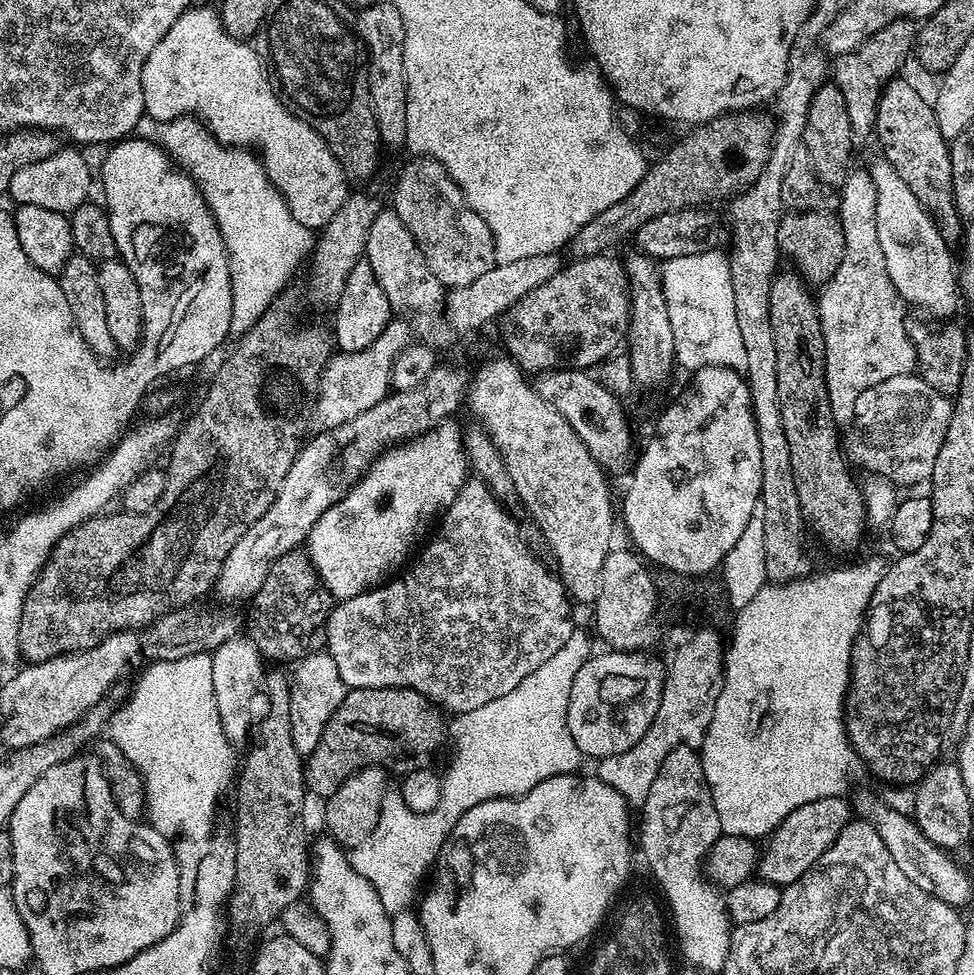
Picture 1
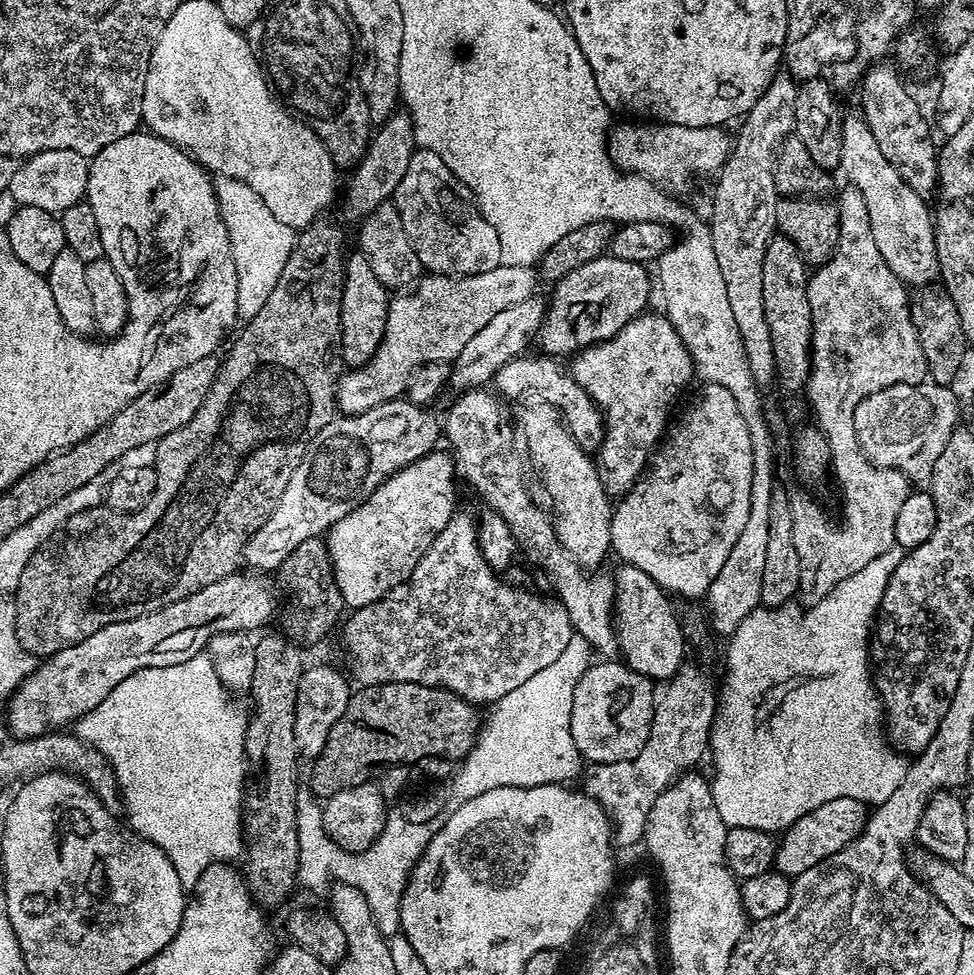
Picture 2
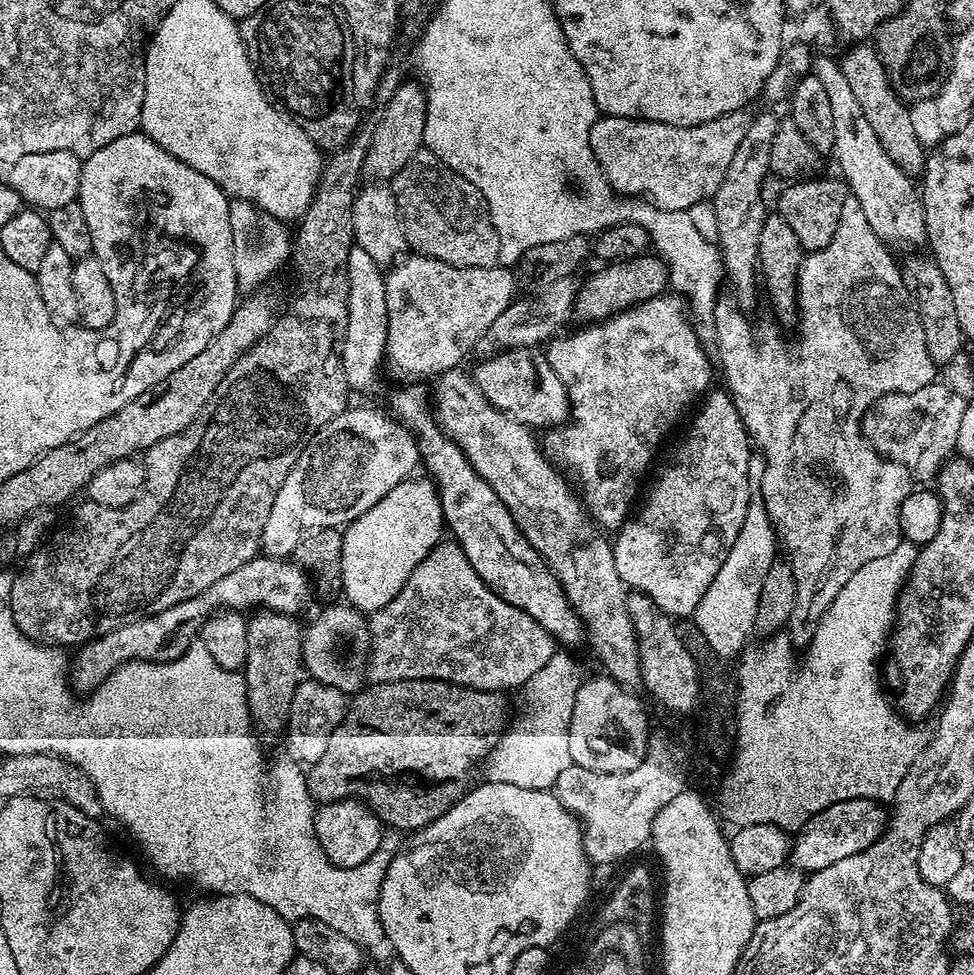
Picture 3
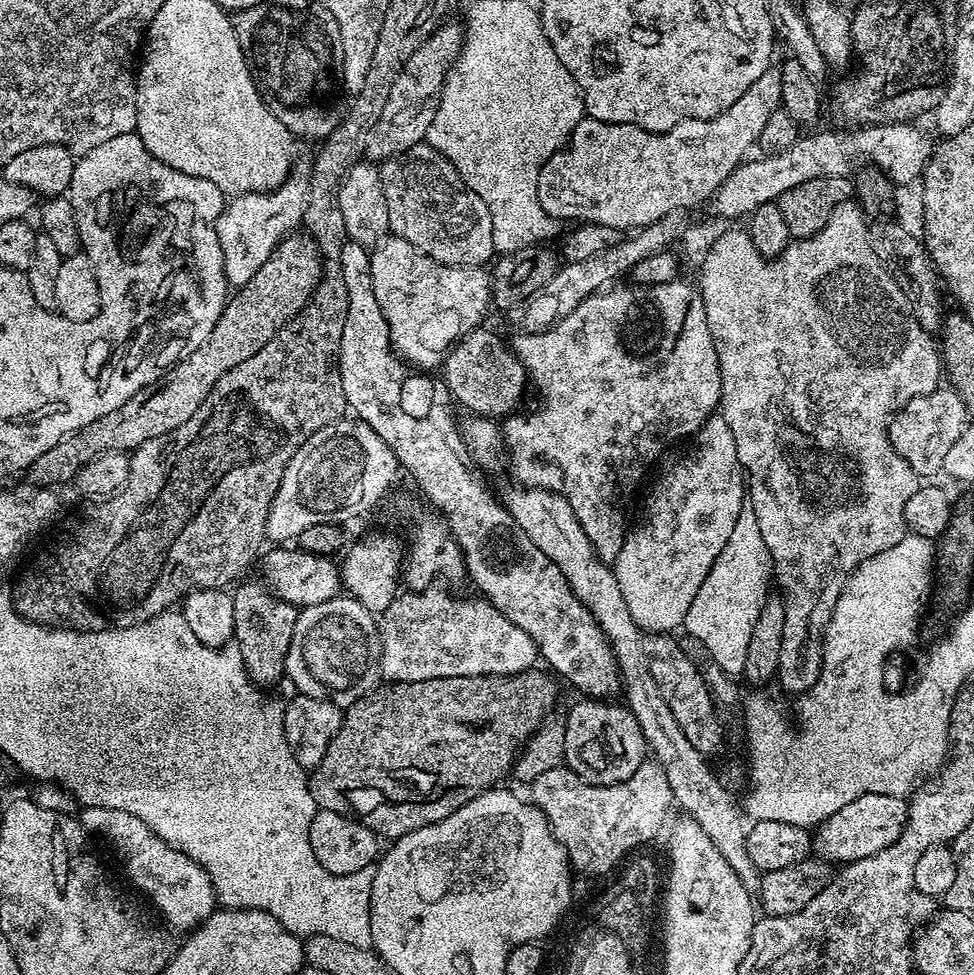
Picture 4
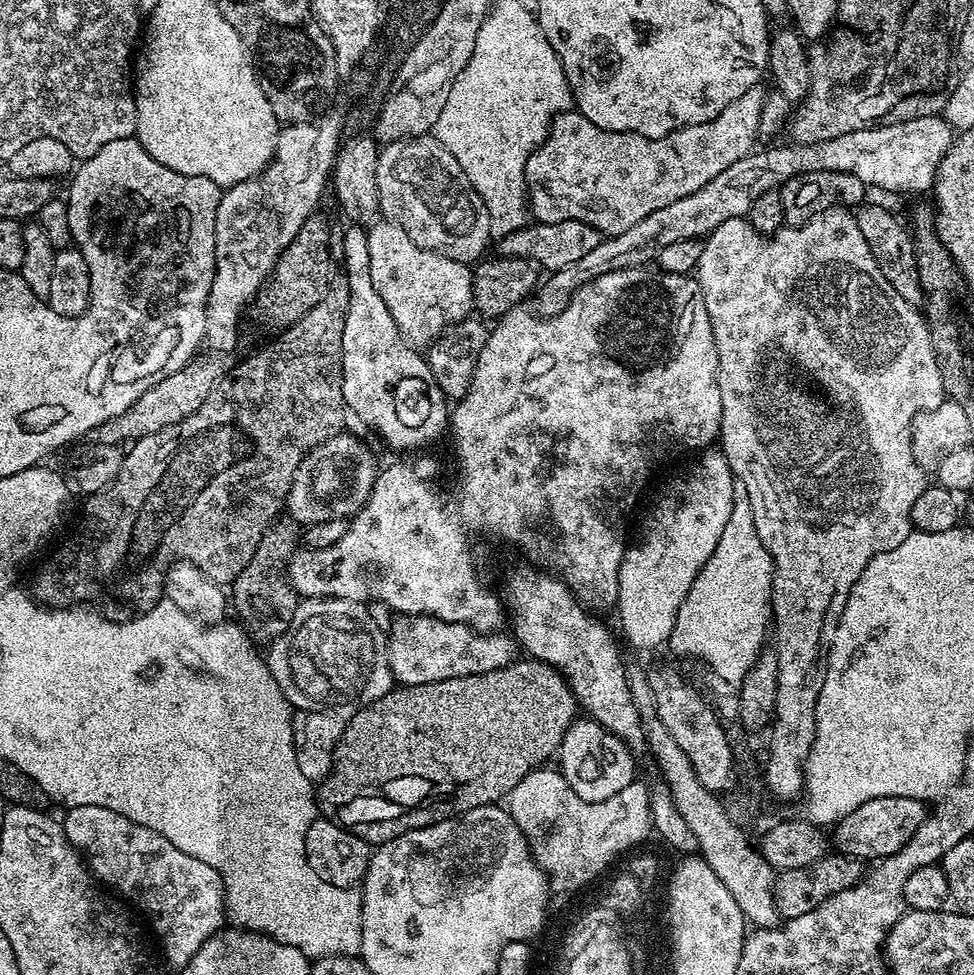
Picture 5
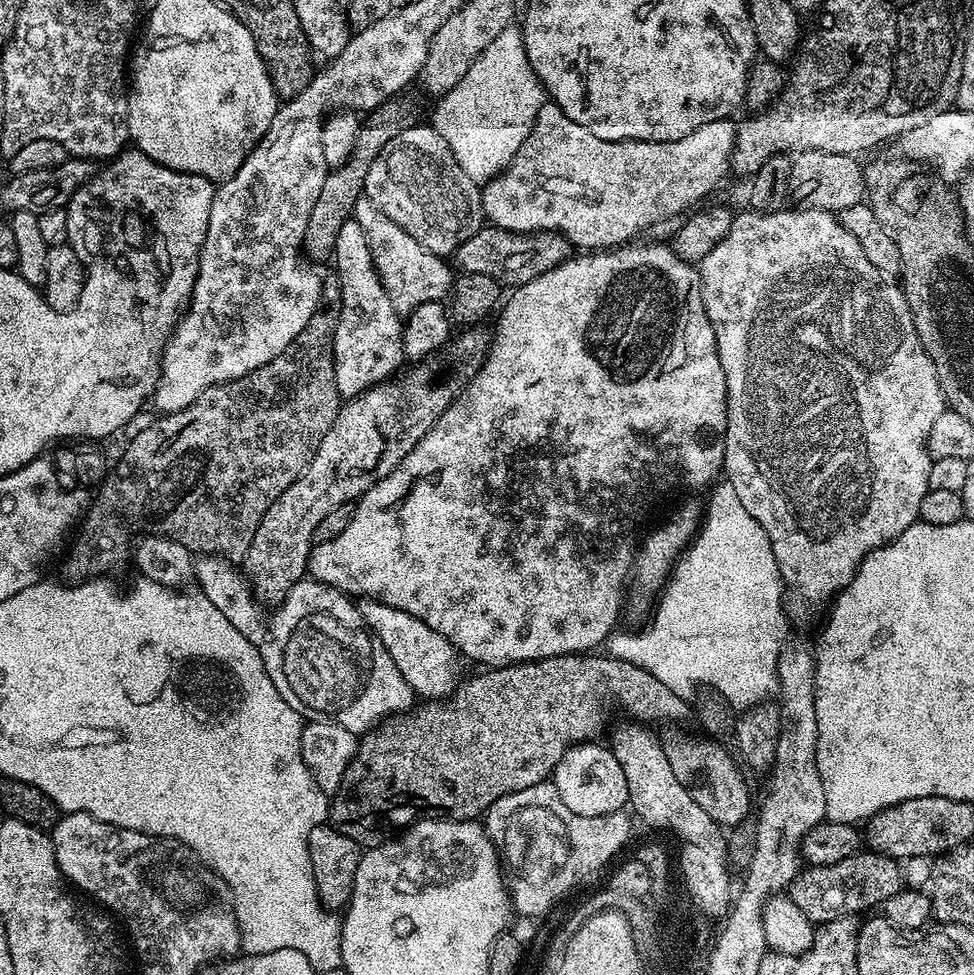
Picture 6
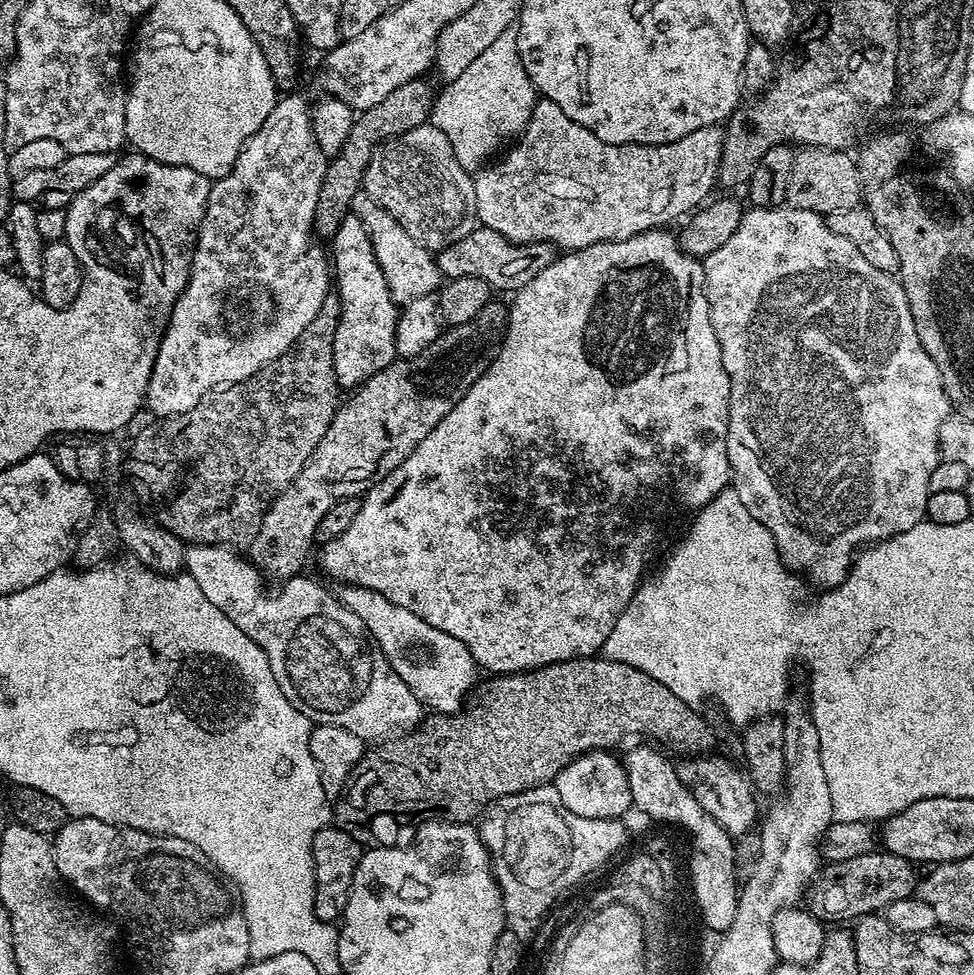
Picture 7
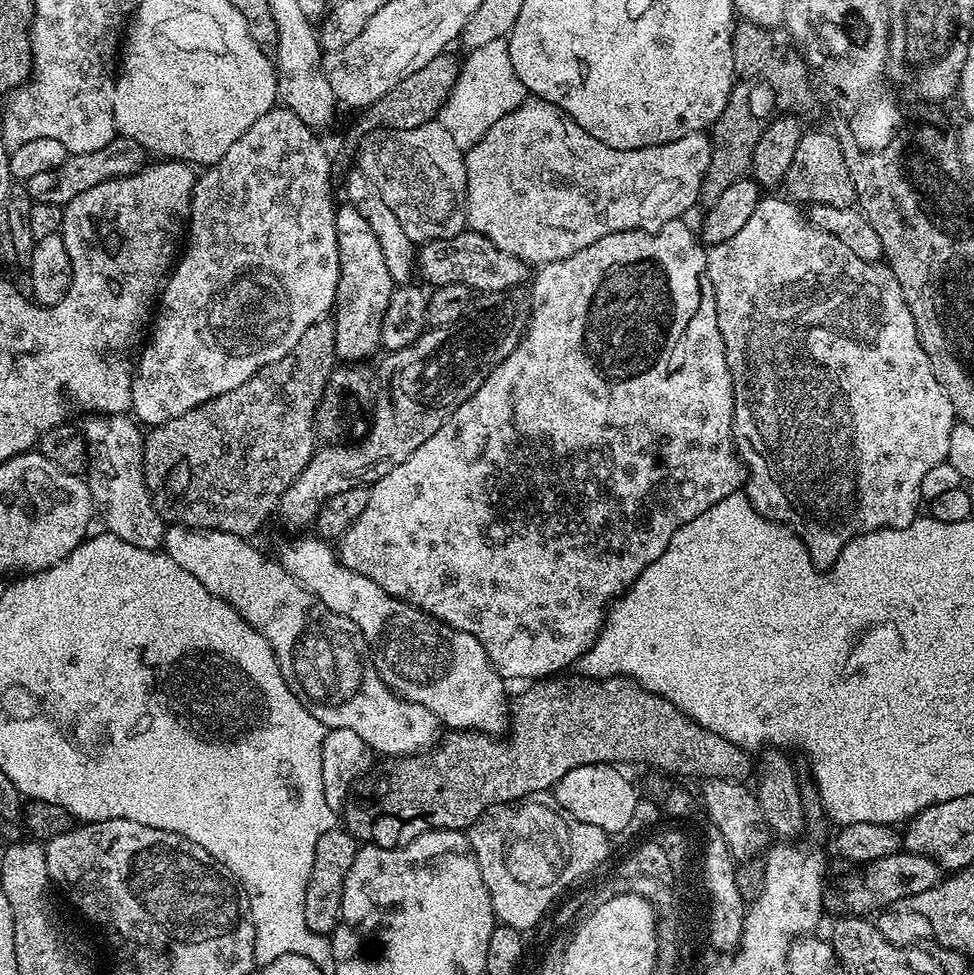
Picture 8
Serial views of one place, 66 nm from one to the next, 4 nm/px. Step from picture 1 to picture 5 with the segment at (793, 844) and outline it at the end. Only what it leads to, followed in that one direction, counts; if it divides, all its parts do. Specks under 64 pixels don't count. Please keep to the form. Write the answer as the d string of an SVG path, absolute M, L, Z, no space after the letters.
M887 796L862 802L858 810L846 814L846 818L834 825L835 851L846 856L855 856L861 862L879 862L885 856L898 854L898 850L902 850L902 846L906 846L906 842L914 838L924 819L930 815L929 809L924 809L924 804L923 799L914 796Z

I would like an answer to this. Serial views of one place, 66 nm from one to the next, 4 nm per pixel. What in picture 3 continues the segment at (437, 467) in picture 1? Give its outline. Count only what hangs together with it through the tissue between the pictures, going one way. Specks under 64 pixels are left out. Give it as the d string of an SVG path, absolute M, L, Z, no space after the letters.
M409 478L394 486L366 514L343 529L340 586L343 599L357 612L371 614L382 610L406 586L421 559L441 543L443 536L440 535L445 535L446 525L435 483L428 478L416 479Z

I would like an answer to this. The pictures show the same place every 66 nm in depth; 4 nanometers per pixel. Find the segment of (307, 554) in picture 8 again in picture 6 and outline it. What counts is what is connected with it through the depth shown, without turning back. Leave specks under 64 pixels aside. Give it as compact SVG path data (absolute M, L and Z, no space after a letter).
M365 599L359 605L359 609L369 628L386 646L390 658L394 658L394 666L398 666L402 678L406 678L413 693L420 695L421 692L424 695L421 697L424 698L440 698L453 687L454 679L452 680L450 662L454 648L441 632L430 630L430 626L426 626L426 622L422 622L402 610L381 604L378 600Z

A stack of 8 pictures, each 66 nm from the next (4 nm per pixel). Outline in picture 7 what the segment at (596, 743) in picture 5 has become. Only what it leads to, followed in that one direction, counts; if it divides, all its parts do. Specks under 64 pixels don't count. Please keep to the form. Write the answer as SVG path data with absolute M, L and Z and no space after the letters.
M608 750L587 752L584 756L577 756L557 774L554 783L558 790L558 798L562 806L566 806L566 810L591 820L615 820L623 817L625 815L623 812L632 808L630 782L626 782L626 770L623 763L617 757L615 760L612 755L613 753Z

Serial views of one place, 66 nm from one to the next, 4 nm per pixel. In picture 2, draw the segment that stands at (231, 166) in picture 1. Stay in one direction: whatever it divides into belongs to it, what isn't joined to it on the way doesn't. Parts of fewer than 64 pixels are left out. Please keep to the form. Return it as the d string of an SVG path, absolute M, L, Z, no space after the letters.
M220 178L215 181L215 185L220 213L230 234L234 266L238 270L238 310L236 314L241 321L247 322L254 318L254 314L258 314L258 310L262 310L266 298L270 298L270 290L274 290L274 286L278 283L278 277L282 274L282 266L286 266L286 258L290 258L290 250L294 246L297 233L290 226L278 222L278 218L274 218L274 214L270 214L270 206L266 206L262 202L262 198L258 198L258 194L254 194L254 190L250 190L250 186L246 186L241 180Z

